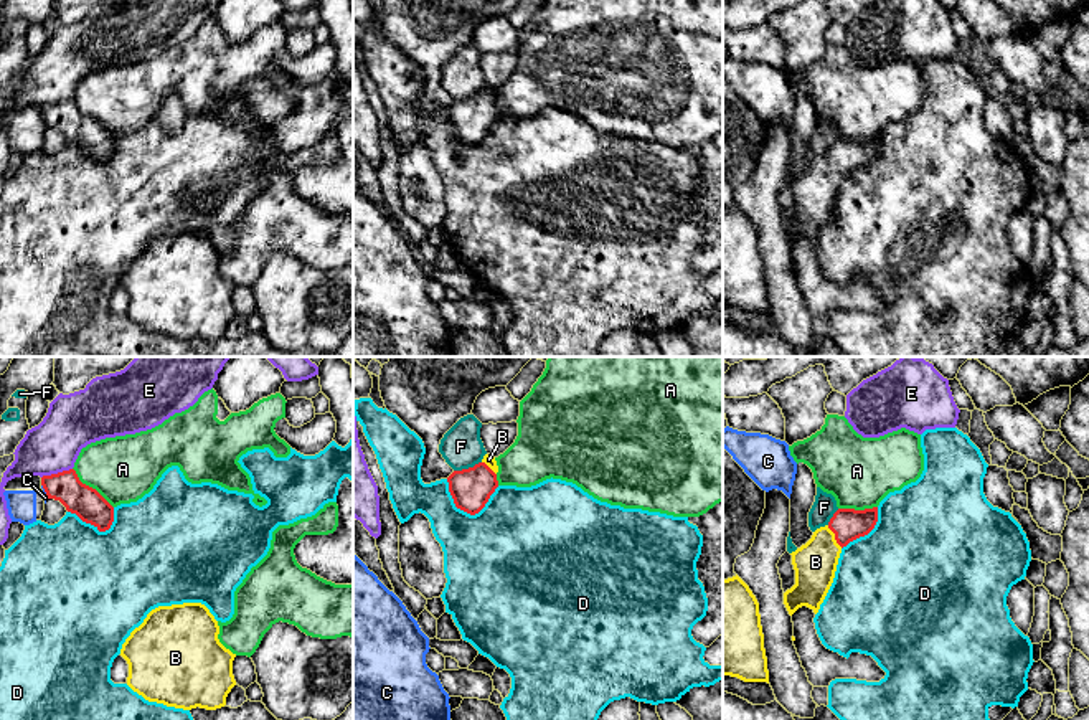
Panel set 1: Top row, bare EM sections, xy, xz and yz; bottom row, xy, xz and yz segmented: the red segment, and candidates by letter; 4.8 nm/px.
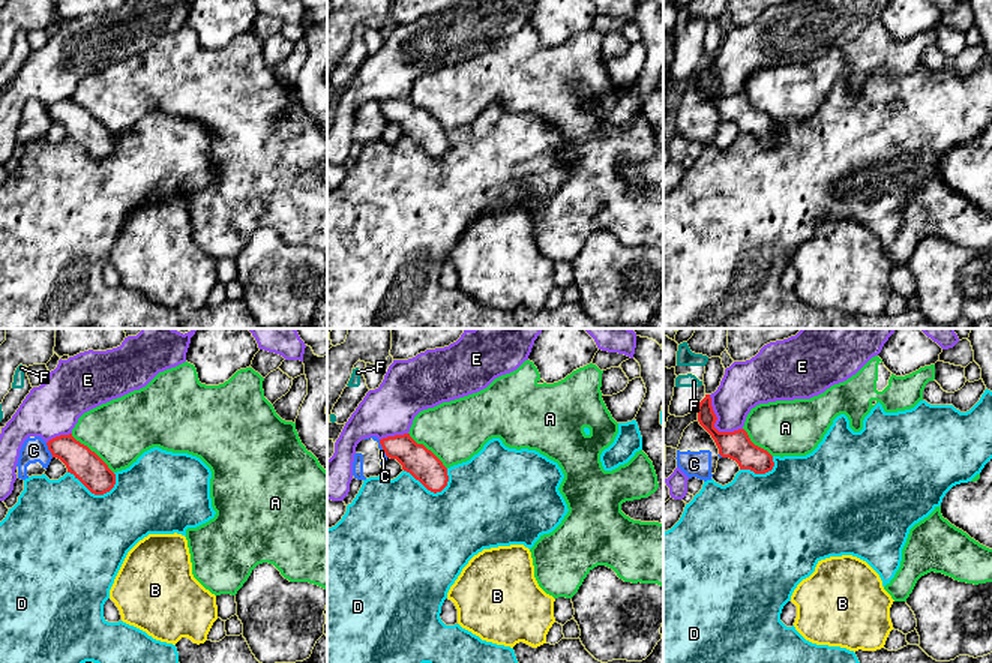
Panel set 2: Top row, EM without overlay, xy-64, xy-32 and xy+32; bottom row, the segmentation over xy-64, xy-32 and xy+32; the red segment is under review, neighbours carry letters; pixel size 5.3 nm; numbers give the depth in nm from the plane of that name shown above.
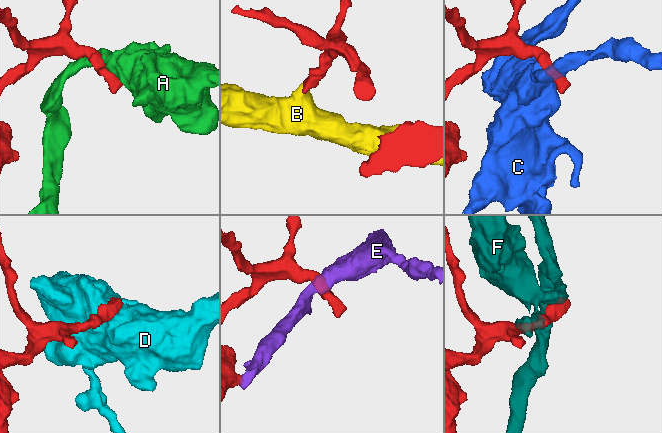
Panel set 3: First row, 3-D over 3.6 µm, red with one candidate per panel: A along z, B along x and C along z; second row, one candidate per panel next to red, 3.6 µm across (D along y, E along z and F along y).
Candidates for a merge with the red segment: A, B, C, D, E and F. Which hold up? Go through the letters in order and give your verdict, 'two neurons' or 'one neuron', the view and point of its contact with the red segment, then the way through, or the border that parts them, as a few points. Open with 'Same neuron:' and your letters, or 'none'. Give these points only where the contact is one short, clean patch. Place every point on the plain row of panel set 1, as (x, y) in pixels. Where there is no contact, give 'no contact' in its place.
Same neuron: B
A: two neurons; contact xy (91, 118)
B: one neuron; contact yz (835, 167); way yz (847, 154), (835, 167), (815, 192)
C: two neurons; contact xy (45, 121); border xy (42, 114), (48, 127)
D: two neurons; contact xz (467, 142)
E: two neurons; contact xy (58, 103); border xy (71, 98), (42, 108)
F: two neurons; contact xz (469, 98)

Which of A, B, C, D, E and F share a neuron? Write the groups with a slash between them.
A / B / C / D / E / F

